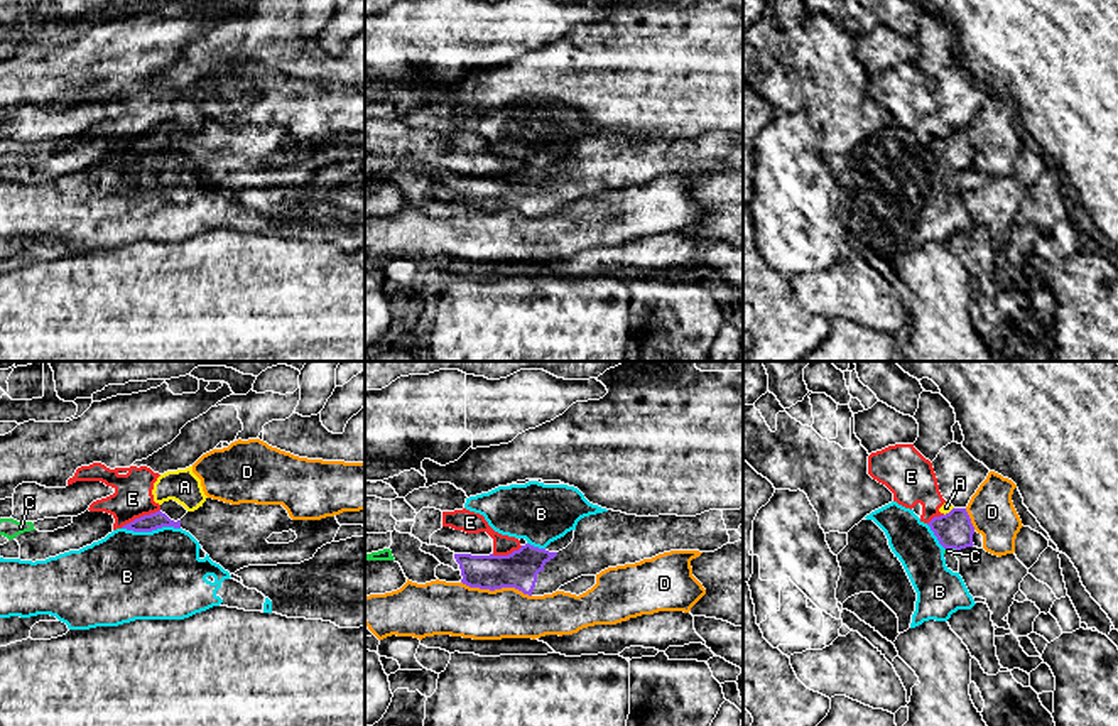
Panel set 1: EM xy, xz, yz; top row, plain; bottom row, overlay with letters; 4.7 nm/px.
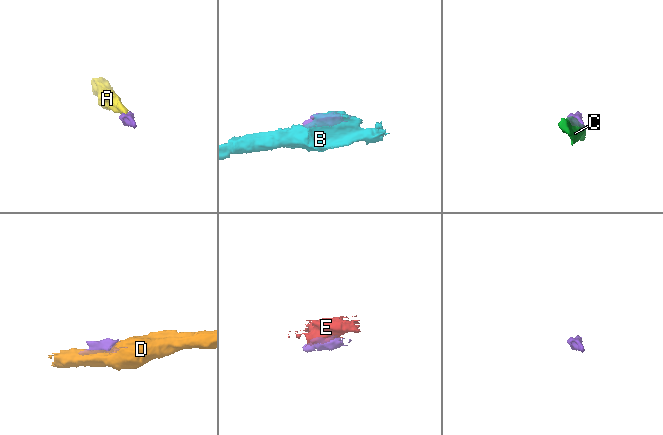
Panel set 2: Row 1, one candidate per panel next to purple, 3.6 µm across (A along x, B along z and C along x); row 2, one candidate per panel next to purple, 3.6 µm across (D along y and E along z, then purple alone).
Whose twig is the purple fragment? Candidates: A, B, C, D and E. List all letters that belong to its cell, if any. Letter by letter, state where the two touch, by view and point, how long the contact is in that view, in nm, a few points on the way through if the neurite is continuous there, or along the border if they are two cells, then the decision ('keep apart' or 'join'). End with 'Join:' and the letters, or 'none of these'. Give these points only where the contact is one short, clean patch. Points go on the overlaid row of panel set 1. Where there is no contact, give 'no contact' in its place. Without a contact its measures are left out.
A: yz (949, 512) | 60 nm | along yz (953, 507), (944, 515) | keep apart
B: xy (151, 530) | 280 nm | along xy (122, 527), (134, 530), (179, 529) | keep apart
C: yz (951, 547) | 60 nm | across yz (955, 530), (951, 547), (948, 551) | join
D: xz (497, 588) | 340 nm | keep apart
E: xy (141, 517) | 220 nm | along xy (159, 509), (135, 517), (120, 527) | keep apart
Join: C

